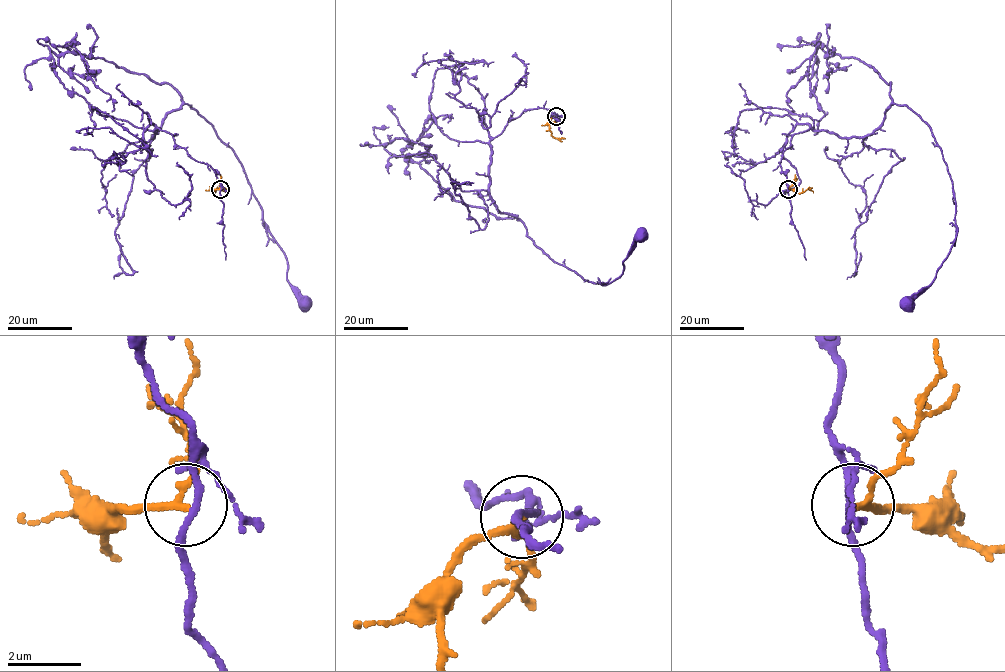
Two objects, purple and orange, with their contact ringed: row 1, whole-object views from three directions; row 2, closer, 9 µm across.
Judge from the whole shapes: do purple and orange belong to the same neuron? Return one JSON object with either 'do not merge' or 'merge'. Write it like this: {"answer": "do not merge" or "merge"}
{"answer": "do not merge"}

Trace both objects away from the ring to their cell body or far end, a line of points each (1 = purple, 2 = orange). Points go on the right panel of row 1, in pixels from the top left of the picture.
1: (787, 189), (780, 162), (795, 134), (865, 137), (892, 104), (915, 113), (947, 165), (957, 232), (906, 302)
2: (787, 189), (802, 193), (810, 188)

